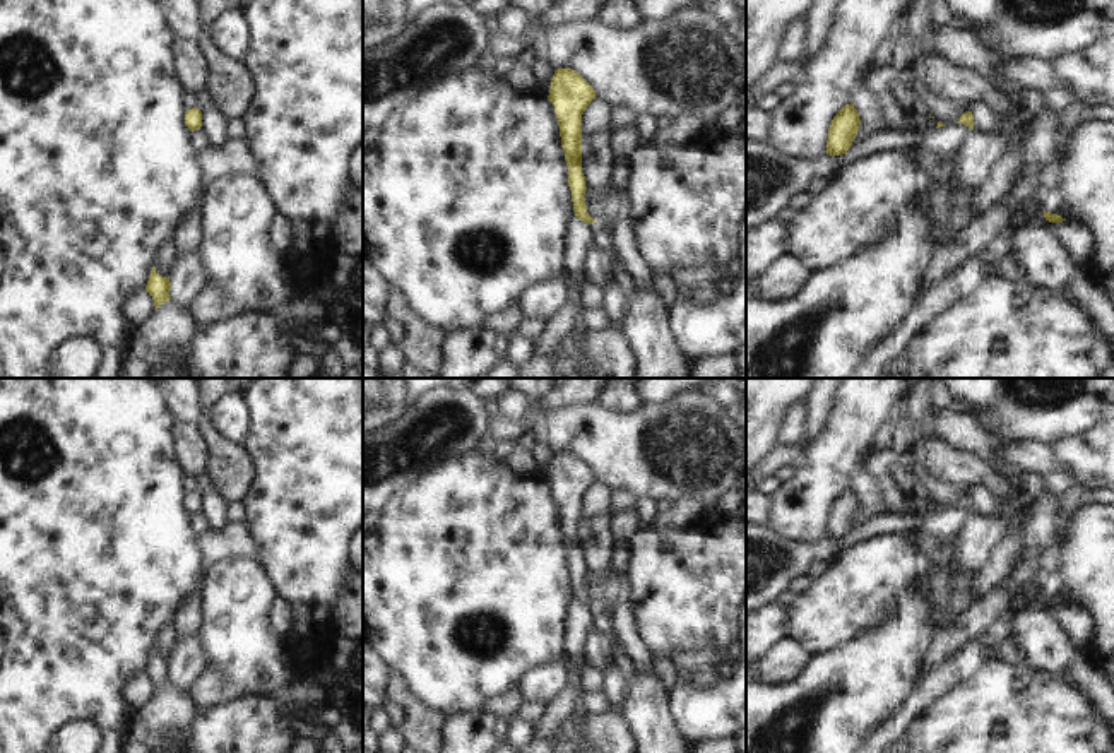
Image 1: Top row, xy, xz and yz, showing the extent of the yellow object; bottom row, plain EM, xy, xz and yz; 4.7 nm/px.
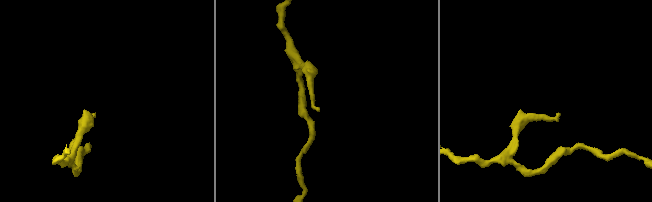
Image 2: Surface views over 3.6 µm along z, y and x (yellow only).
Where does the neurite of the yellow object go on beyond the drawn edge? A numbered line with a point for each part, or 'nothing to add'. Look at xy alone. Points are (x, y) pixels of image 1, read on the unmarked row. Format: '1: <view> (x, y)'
nothing to add

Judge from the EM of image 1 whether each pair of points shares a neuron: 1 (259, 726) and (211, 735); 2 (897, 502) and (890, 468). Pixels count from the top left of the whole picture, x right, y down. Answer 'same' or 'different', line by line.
1: same
2: same

